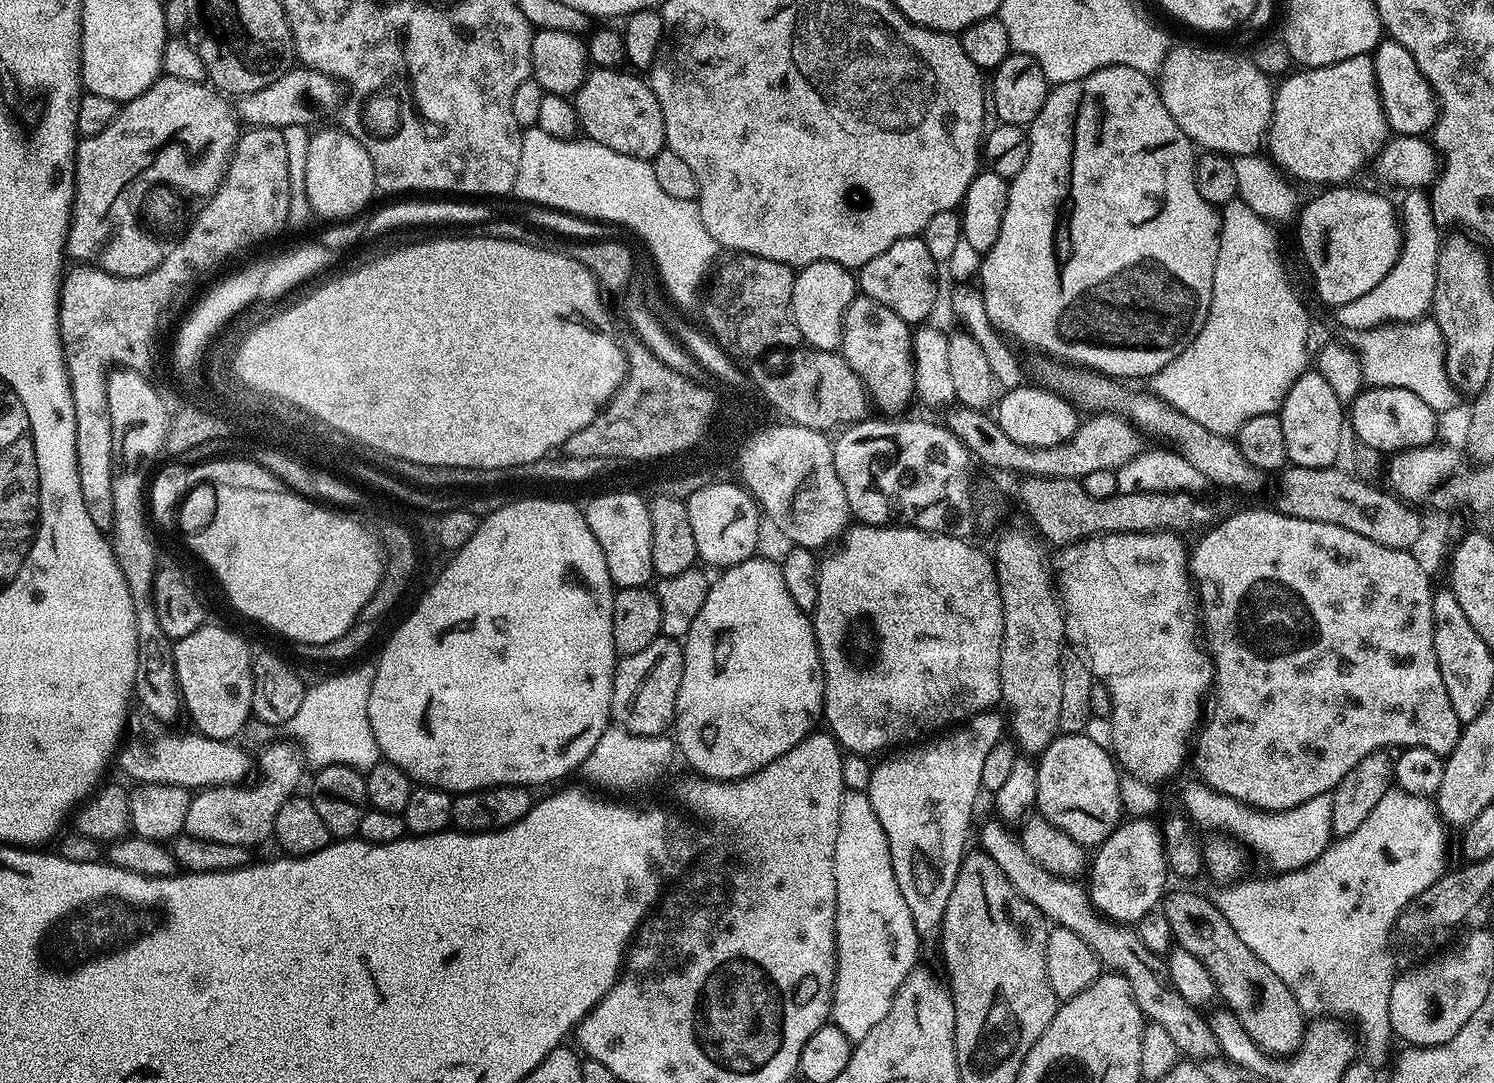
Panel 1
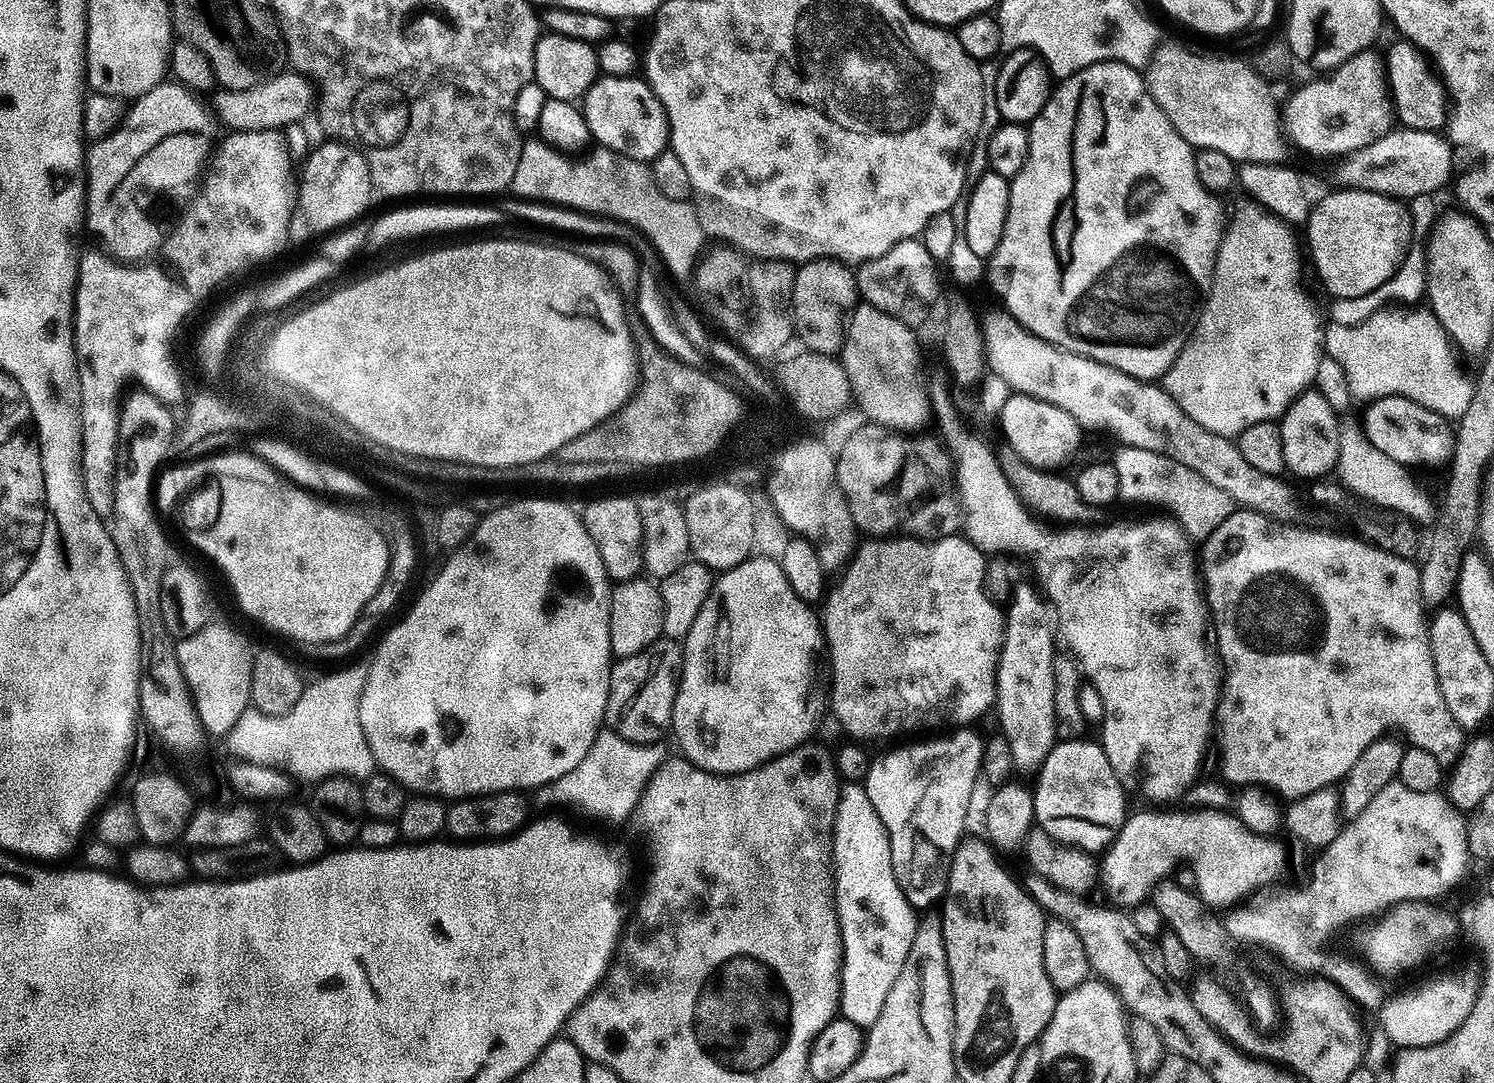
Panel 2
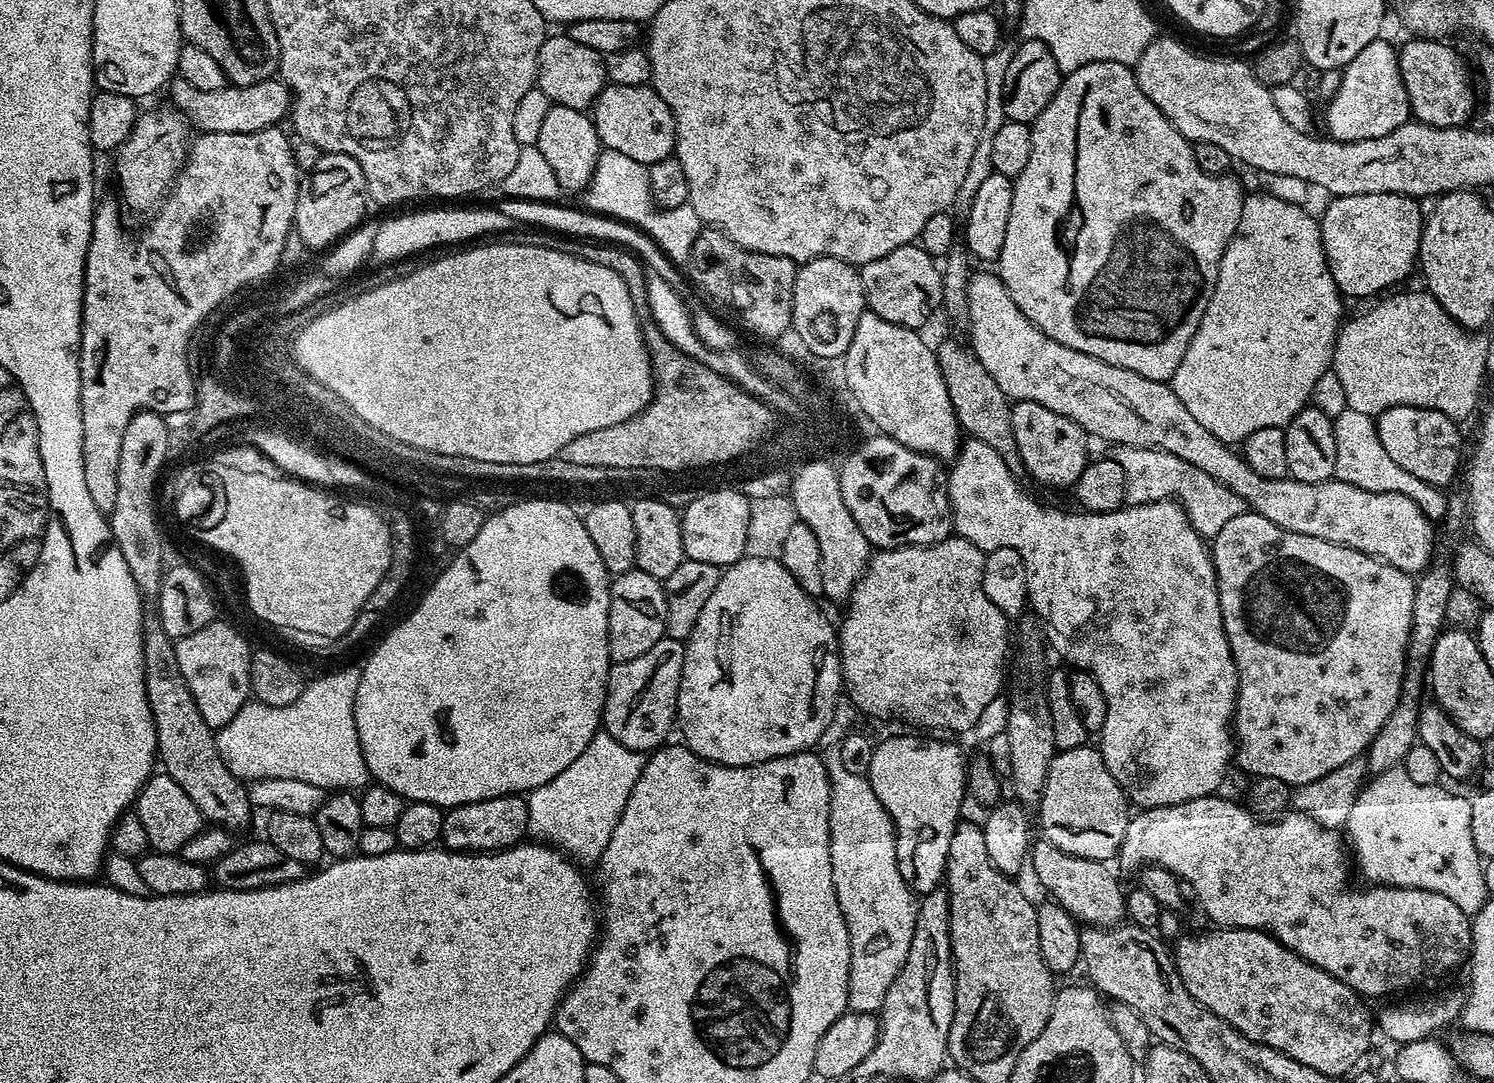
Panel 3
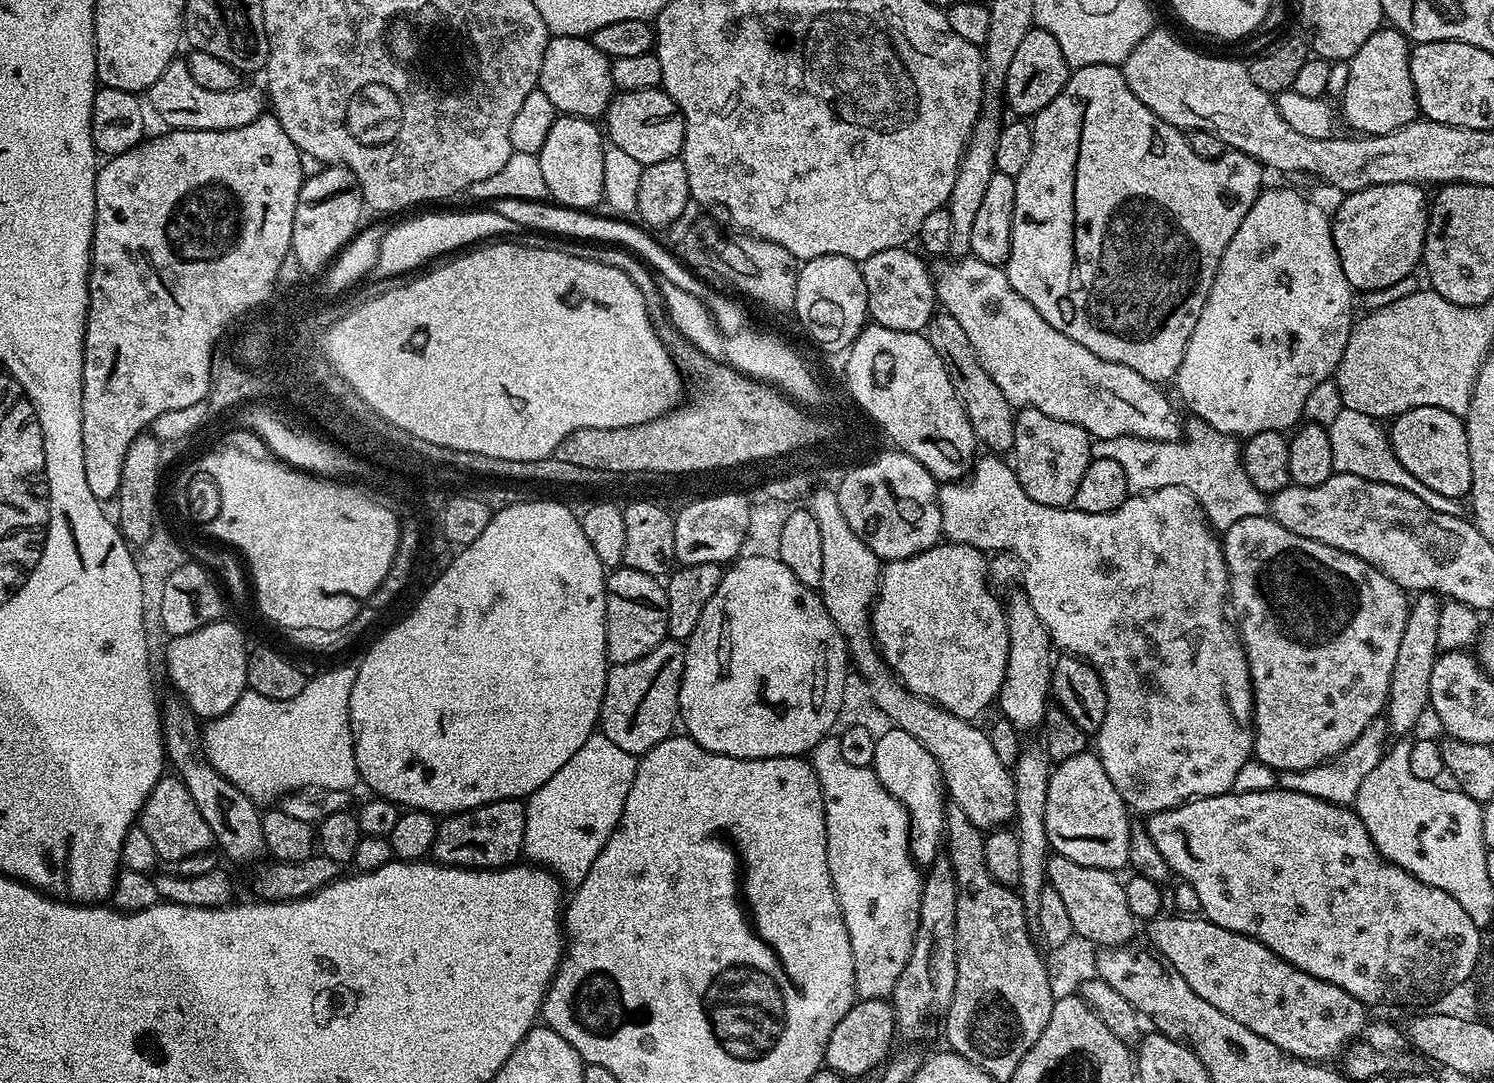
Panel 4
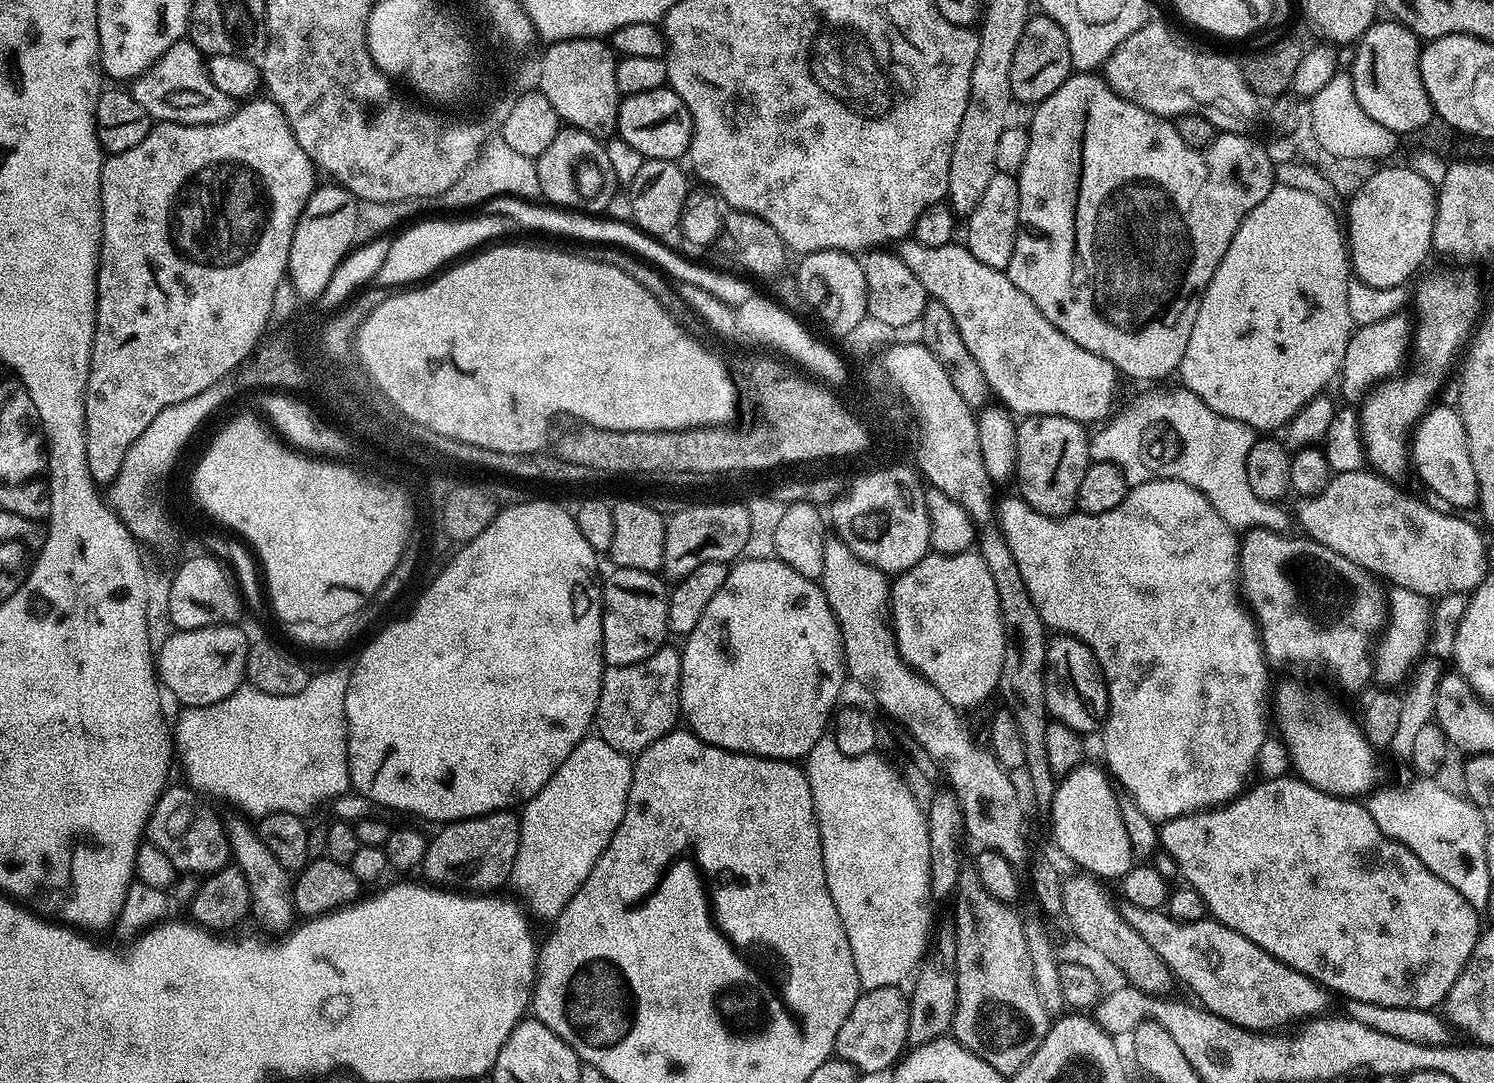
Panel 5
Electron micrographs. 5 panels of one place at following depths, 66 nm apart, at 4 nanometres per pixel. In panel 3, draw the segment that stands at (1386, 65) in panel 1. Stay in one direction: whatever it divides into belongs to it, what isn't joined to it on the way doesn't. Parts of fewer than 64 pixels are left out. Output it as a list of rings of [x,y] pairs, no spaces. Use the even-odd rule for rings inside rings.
[[[1408,38],[1408,41],[1403,45],[1399,45],[1398,51],[1400,54],[1400,73],[1402,74],[1402,86],[1406,86],[1406,94],[1411,108],[1411,115],[1415,117],[1421,124],[1429,124],[1435,128],[1459,128],[1469,123],[1468,115],[1472,112],[1472,92],[1468,89],[1468,80],[1464,77],[1464,64],[1460,61],[1460,56],[1451,48],[1451,43],[1445,42],[1443,39],[1429,40],[1427,38]]]

